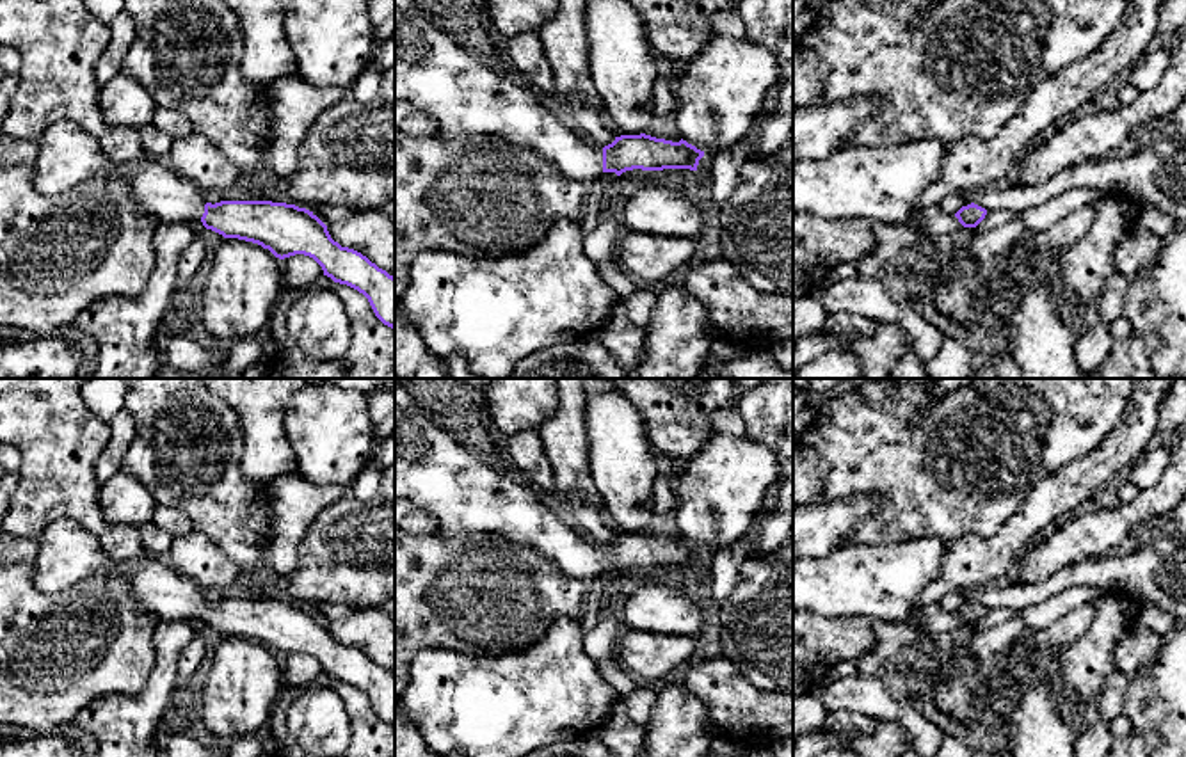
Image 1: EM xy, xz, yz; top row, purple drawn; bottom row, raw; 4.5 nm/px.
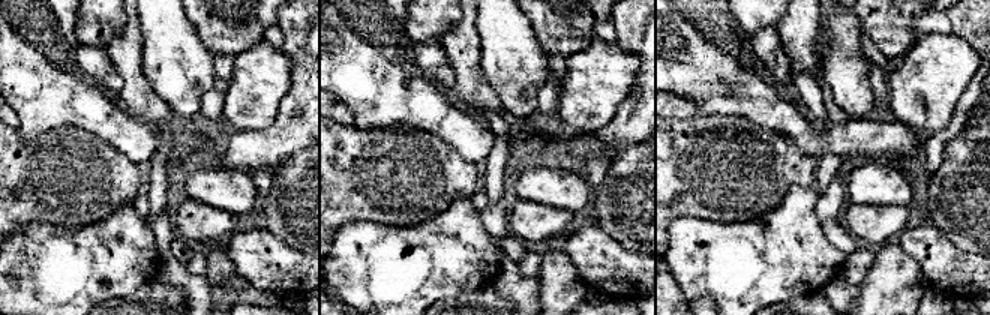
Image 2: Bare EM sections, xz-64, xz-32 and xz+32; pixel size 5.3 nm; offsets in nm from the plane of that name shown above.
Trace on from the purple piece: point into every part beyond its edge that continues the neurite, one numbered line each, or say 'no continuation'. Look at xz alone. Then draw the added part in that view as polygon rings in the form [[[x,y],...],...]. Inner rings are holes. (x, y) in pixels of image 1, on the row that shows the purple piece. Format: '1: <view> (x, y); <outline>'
1: xz (466, 96); [[[395,0],[395,101],[409,101],[437,121],[441,137],[500,135],[544,156],[571,181],[590,185],[603,172],[603,147],[585,139],[574,126],[564,124],[537,101],[525,82],[469,55],[448,34],[436,27],[414,0]]]

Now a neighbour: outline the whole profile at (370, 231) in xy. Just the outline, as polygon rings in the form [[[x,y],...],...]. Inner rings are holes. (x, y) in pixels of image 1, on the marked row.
[[[354,211],[349,219],[327,226],[327,231],[341,247],[361,252],[395,277],[395,211]]]

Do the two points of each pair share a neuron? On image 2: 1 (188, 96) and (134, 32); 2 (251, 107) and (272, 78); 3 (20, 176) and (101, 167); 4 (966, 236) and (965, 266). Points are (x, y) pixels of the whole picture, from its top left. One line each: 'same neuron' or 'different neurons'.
1: different neurons
2: same neuron
3: same neuron
4: different neurons

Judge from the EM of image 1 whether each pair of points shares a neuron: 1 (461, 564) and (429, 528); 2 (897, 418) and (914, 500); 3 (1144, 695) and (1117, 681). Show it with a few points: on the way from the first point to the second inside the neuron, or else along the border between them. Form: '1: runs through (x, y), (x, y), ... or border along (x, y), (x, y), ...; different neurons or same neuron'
1: border along (436, 532), (431, 535), (413, 535); different neurons
2: runs through (904, 438), (905, 452), (914, 461), (914, 480); same neuron
3: border along (1131, 677), (1122, 711); different neurons

